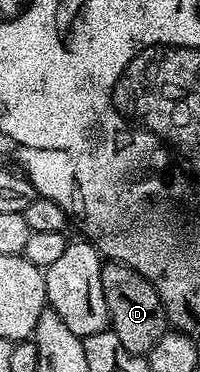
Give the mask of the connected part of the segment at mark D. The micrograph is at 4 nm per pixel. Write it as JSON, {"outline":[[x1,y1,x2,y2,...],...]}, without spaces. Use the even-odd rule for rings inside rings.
{"outline":[[108,261,104,265,101,289,105,292,105,308,111,333,121,340,121,344,125,344,129,352,145,356,169,329,161,296,157,296,157,290,149,280,145,280,145,276,141,276,141,272,129,268,123,262]]}

